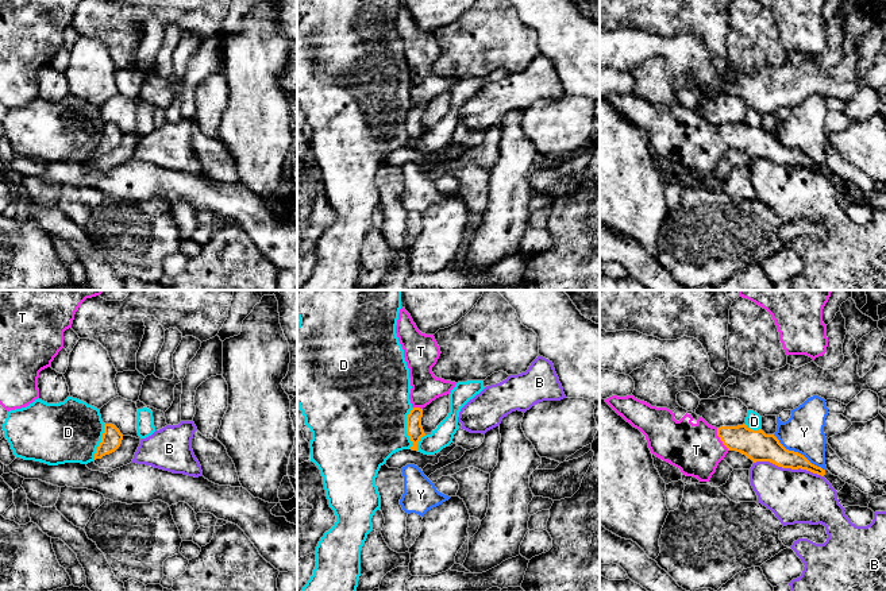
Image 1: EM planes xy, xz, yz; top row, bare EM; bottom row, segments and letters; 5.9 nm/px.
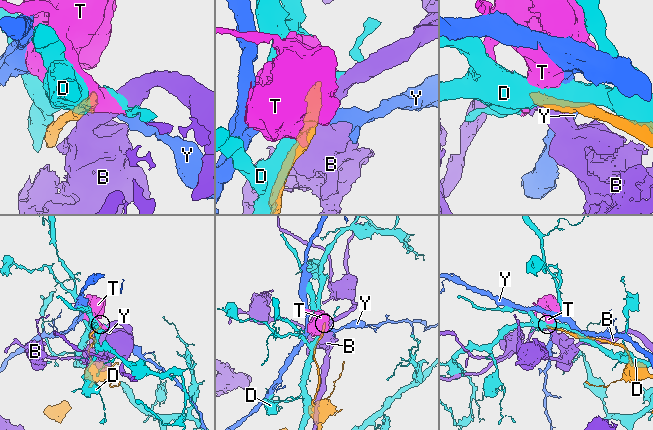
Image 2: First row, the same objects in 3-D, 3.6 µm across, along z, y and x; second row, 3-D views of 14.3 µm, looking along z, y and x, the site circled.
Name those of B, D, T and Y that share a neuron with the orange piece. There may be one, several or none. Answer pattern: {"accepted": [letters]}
{"accepted": ["T"]}

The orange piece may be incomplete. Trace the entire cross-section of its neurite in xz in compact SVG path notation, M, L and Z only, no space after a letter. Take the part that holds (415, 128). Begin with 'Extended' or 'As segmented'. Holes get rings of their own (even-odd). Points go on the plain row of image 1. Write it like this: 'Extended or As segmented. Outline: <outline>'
Extended. Outline: M402 4L396 31L404 47L412 84L409 97L413 107L407 113L407 131L413 140L409 147L419 150L417 142L425 134L421 124L421 107L436 96L450 92L457 81L434 73L432 65L442 51L440 46L434 32L425 32L417 27L411 12Z

